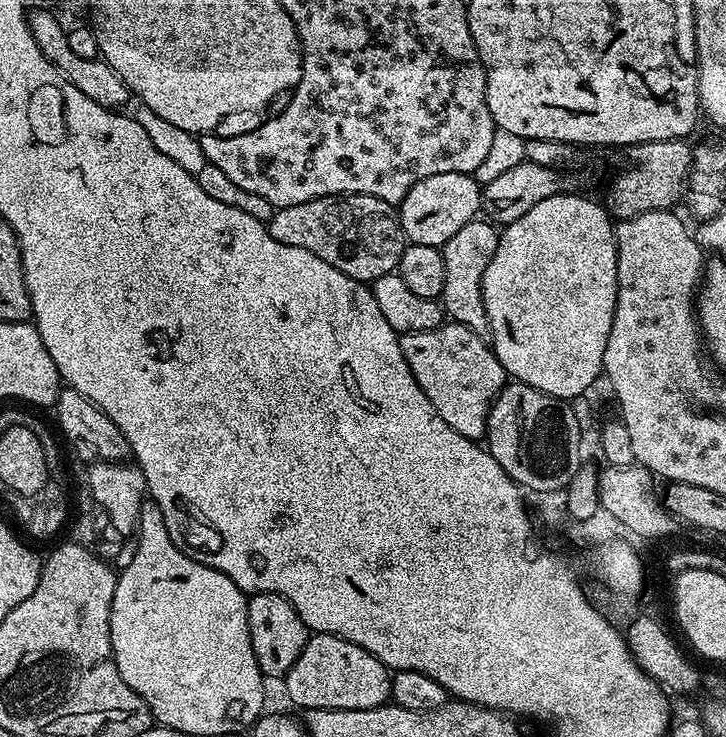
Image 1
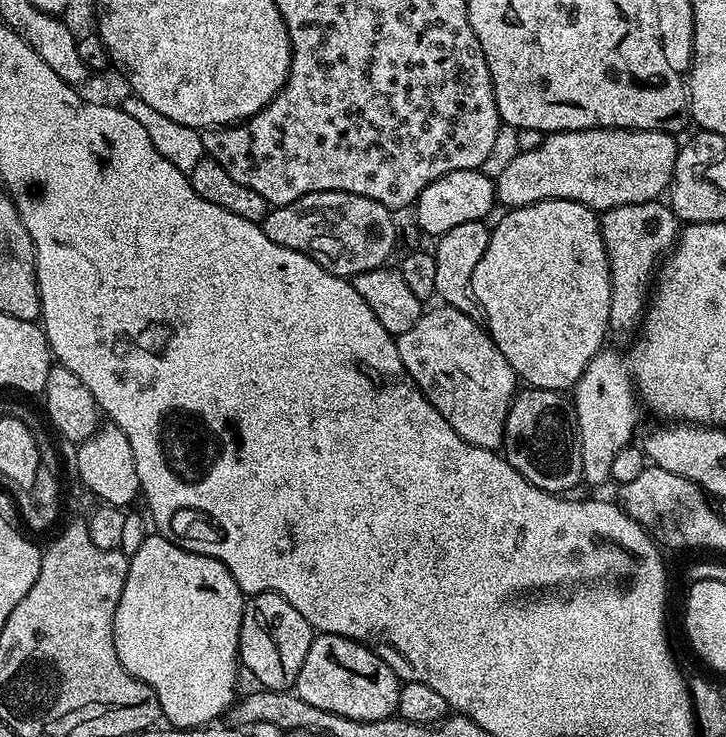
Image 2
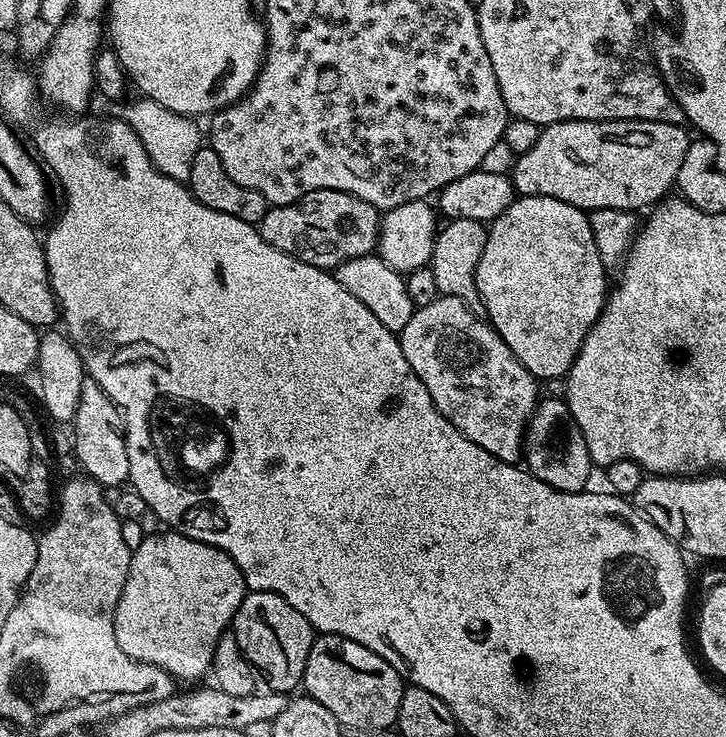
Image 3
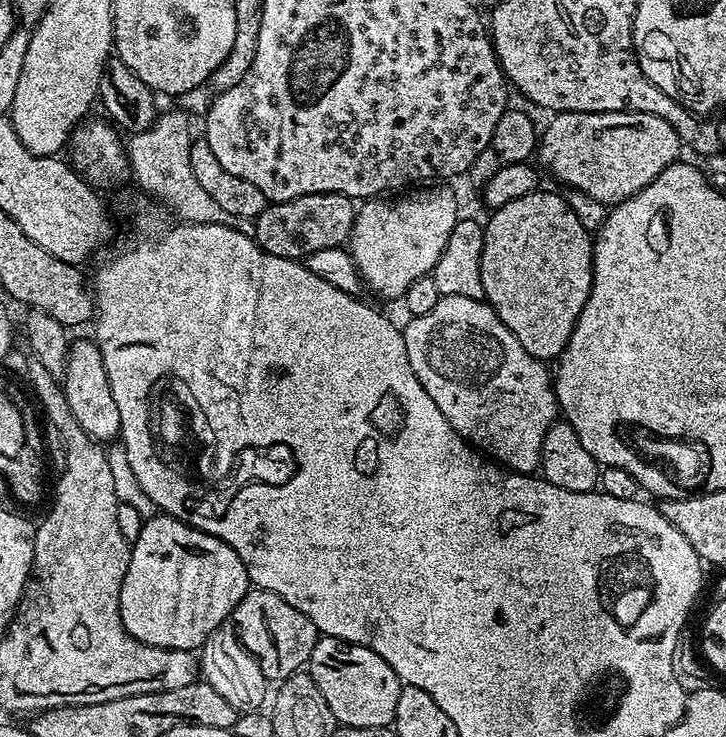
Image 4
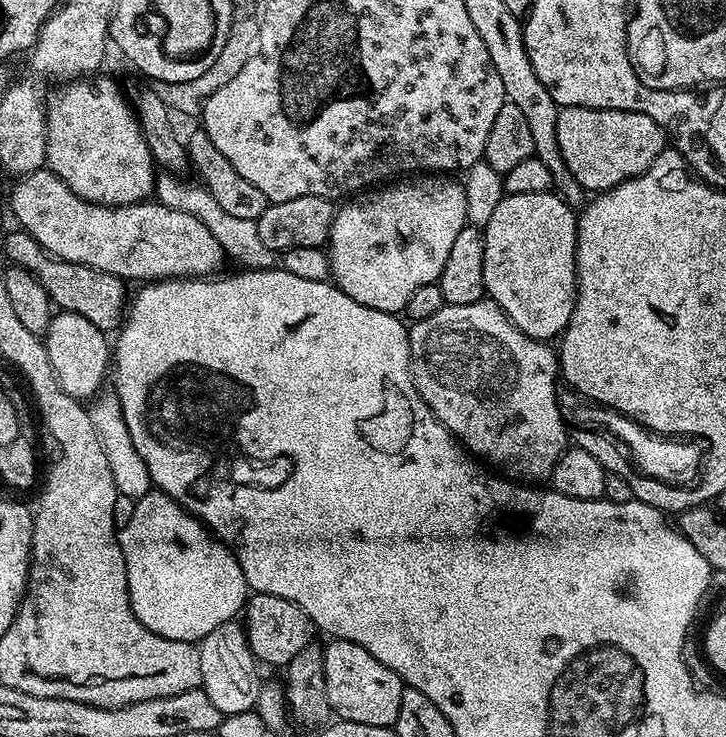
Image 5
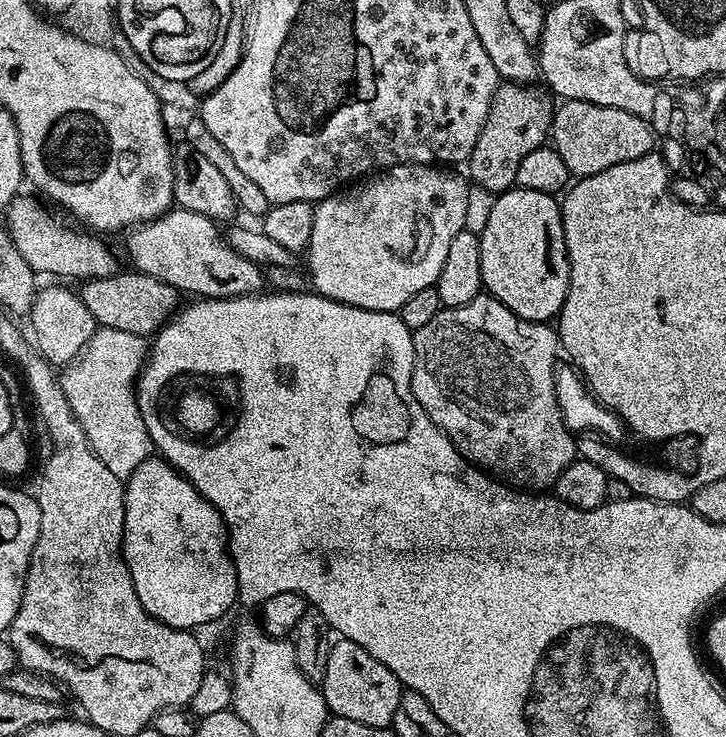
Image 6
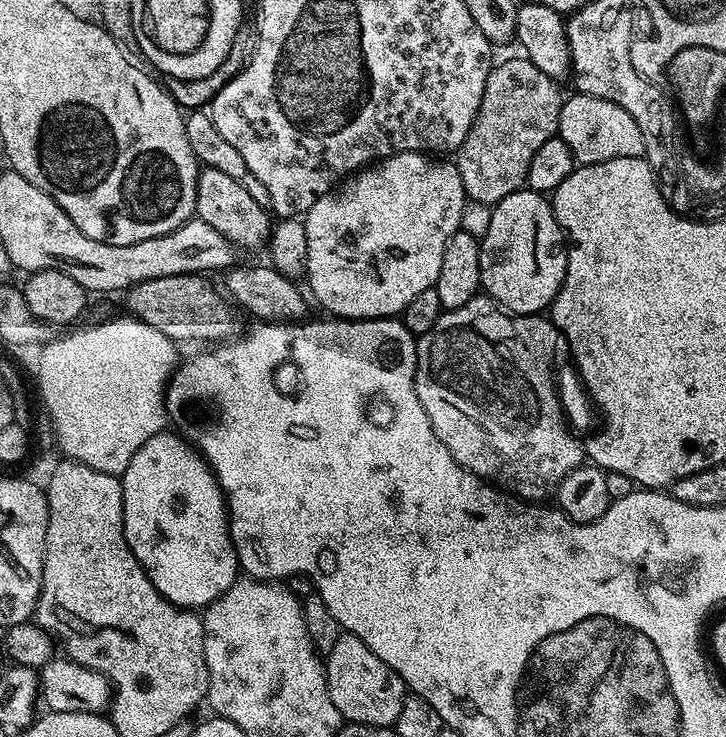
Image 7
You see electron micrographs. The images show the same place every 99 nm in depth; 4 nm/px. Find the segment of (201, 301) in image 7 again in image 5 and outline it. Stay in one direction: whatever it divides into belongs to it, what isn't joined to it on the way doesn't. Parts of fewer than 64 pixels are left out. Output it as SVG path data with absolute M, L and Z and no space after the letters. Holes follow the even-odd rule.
M15 231L4 240L5 254L12 259L11 263L15 267L24 268L35 276L59 311L82 314L82 318L94 322L94 326L98 326L106 334L115 333L121 327L126 301L130 296L130 292L124 289L127 288L125 281L114 274L106 274L90 266L57 260L56 257L48 255L29 232Z

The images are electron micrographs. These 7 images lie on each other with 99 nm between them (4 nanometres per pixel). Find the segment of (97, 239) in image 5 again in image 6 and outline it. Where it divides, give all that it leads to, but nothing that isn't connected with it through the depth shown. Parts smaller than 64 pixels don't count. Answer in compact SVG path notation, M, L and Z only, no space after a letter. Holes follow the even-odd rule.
M173 207L157 220L139 225L127 233L131 267L174 286L181 294L193 292L193 297L205 300L257 295L266 284L265 269L242 258L229 247L222 232L216 228L219 228L217 221L206 218L206 214Z

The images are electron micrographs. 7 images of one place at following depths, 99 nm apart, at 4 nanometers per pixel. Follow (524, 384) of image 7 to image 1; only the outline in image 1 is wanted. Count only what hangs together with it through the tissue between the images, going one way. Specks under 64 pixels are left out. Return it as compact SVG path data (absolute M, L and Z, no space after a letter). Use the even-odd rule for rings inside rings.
M445 322L430 330L403 333L400 345L418 386L422 386L422 394L430 398L434 410L458 434L483 441L488 431L488 414L506 383L502 362L498 362L489 341L474 334L474 330L466 330L466 326Z

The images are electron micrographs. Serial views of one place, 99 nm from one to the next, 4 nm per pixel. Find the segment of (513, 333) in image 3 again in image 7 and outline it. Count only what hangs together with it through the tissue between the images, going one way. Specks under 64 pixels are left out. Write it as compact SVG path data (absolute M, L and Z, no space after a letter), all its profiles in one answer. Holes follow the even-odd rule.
M531 190L510 194L493 207L490 226L480 240L481 289L515 315L543 313L568 273L568 250L566 233L554 218L547 195Z

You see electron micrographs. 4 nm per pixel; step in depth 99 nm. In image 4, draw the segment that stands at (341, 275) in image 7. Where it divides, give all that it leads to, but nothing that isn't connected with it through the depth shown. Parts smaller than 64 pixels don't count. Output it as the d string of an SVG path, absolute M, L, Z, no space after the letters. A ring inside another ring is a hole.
M424 186L395 198L363 201L356 210L350 251L367 291L377 292L388 300L403 297L410 282L429 275L438 258L442 258L450 230L454 230L461 216L460 204L448 186Z

